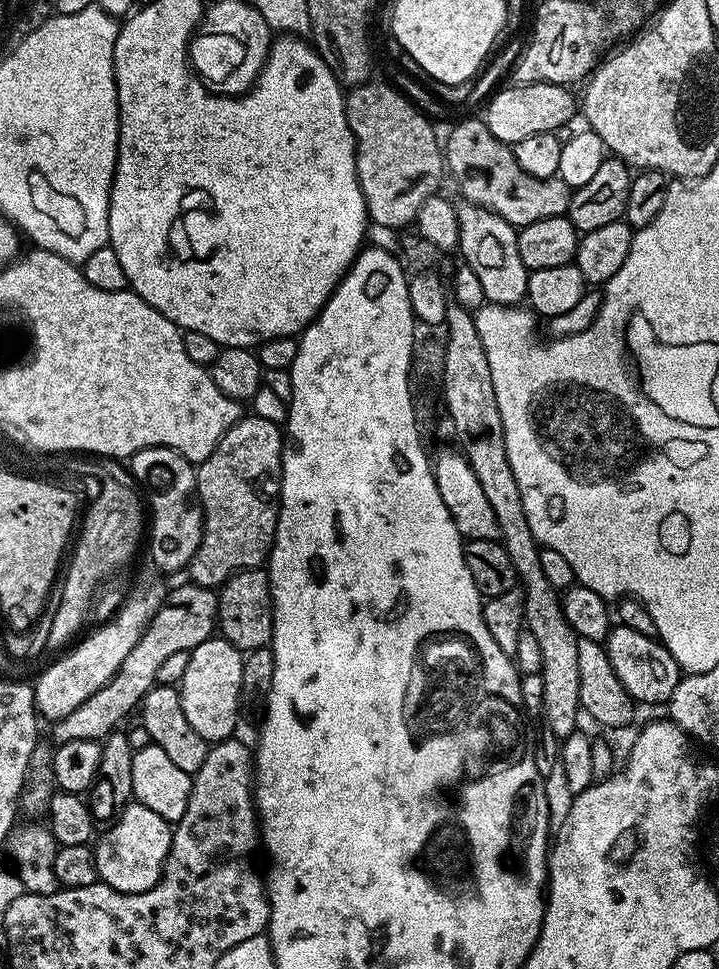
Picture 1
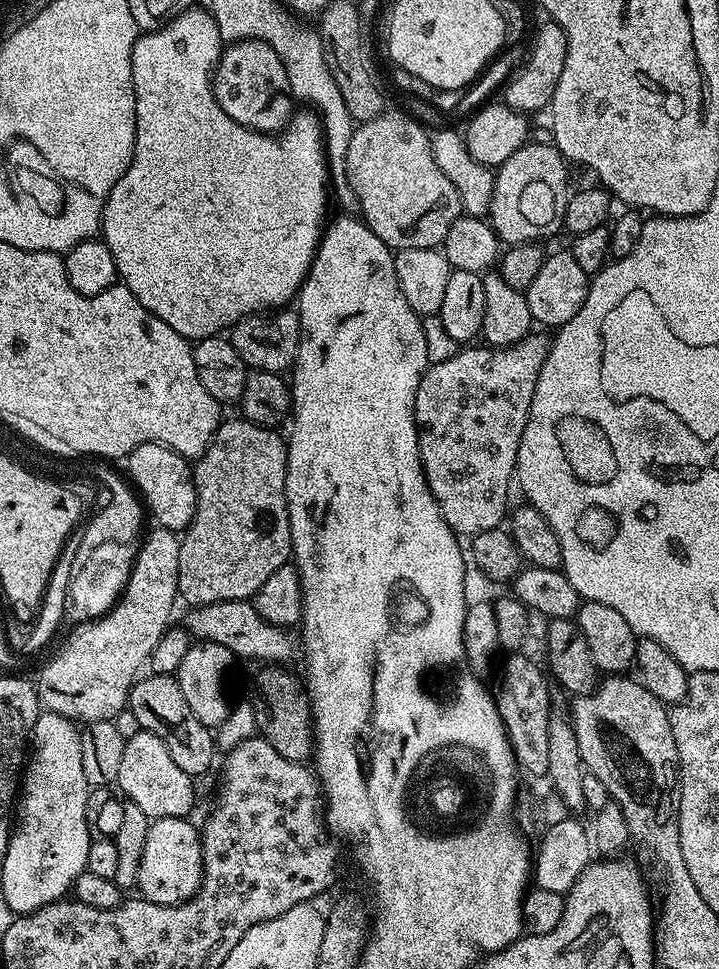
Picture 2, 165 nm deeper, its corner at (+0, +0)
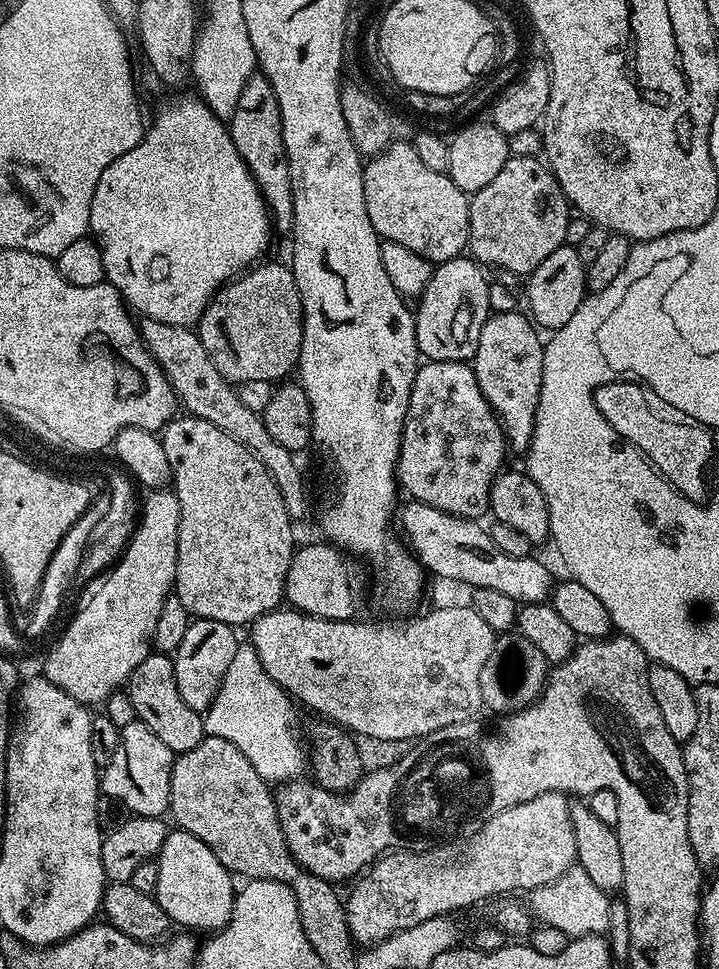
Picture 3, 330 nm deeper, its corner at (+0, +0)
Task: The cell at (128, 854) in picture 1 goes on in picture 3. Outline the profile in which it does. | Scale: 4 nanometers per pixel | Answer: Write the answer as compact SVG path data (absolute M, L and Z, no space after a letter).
M169 831L155 865L158 886L154 895L173 925L181 924L184 927L181 929L197 933L215 934L231 922L238 891L237 885L232 885L233 873L214 858L214 850L210 850L202 838L194 838L189 832Z

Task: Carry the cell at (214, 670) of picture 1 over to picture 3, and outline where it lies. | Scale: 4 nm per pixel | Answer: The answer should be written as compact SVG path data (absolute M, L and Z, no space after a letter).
M196 618L189 623L182 638L182 646L178 646L174 653L174 674L178 682L178 694L182 694L182 702L186 702L190 710L203 714L214 702L222 686L222 678L226 678L226 669L230 666L238 647L236 632L237 629L233 625L213 620Z

